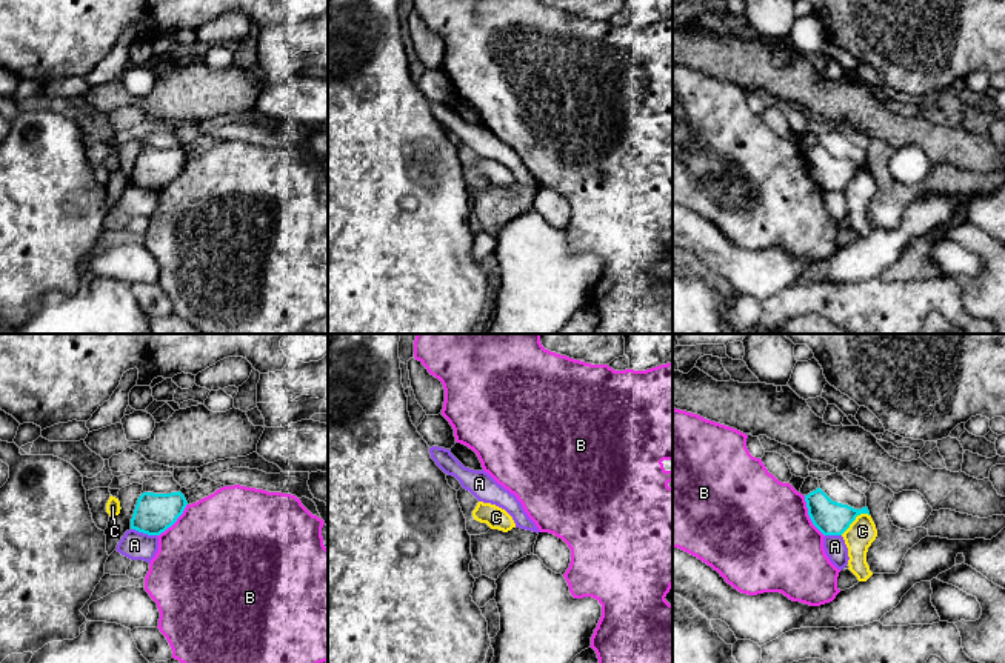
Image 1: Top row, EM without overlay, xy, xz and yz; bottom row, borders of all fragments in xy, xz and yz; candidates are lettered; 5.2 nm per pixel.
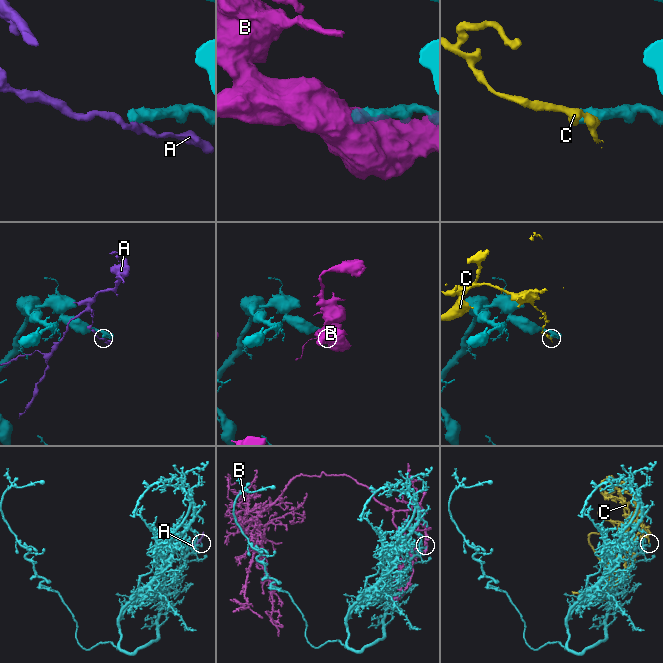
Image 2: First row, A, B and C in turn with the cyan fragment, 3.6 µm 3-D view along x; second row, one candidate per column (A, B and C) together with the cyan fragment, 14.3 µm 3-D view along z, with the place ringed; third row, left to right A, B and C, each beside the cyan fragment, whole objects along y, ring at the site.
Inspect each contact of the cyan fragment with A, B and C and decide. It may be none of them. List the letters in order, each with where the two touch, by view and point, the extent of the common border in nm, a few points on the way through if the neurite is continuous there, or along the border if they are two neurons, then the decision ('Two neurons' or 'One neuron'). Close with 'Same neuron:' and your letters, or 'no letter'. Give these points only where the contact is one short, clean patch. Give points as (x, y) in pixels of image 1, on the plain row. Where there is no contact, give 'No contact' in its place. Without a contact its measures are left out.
A: Touches cyan at xy (143, 188). Shared border 140 nm. Boundary: xy (131, 183), (156, 191). Two neurons
B: Touches cyan at yz (808, 169). Shared border 240 nm. Two neurons
C: Touches cyan at yz (854, 174). Shared border 190 nm. Boundary: yz (868, 169), (859, 169), (841, 189). Two neurons
Same neuron: no letter

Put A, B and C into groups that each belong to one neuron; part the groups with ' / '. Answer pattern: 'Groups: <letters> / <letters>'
Groups: A / B / C

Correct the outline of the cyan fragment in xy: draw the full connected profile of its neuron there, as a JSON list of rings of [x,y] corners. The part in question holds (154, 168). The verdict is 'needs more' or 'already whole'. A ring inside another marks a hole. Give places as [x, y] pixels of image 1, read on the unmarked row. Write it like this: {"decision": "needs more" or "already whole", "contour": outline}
{"decision": "already whole", "contour": [[[180,146],[171,149],[143,148],[132,169],[131,185],[160,191],[177,177],[186,160],[188,157]]]}

